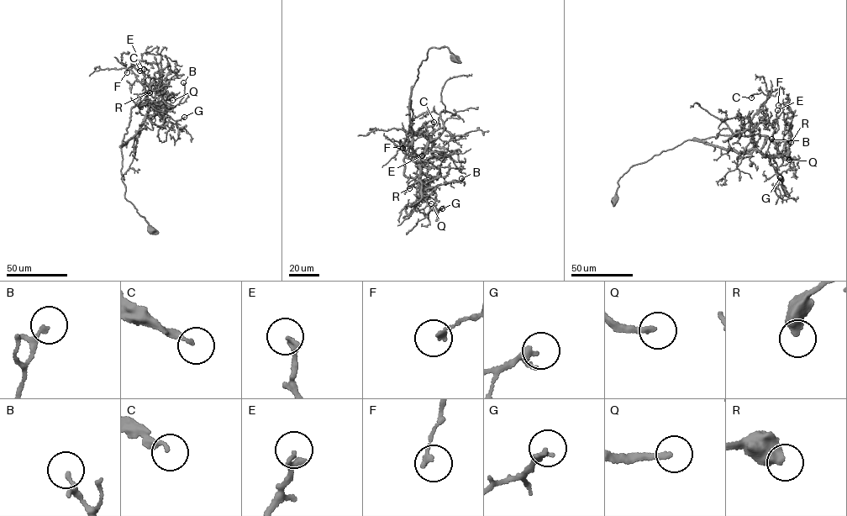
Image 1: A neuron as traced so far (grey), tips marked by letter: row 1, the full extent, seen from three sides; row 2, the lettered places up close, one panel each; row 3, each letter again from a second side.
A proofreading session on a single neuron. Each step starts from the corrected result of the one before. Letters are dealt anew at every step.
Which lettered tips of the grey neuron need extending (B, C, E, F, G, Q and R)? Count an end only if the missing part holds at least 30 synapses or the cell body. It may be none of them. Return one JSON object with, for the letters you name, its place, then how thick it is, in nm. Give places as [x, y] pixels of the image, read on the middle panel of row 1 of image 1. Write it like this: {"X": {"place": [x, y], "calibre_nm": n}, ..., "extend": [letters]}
{"extend": []}

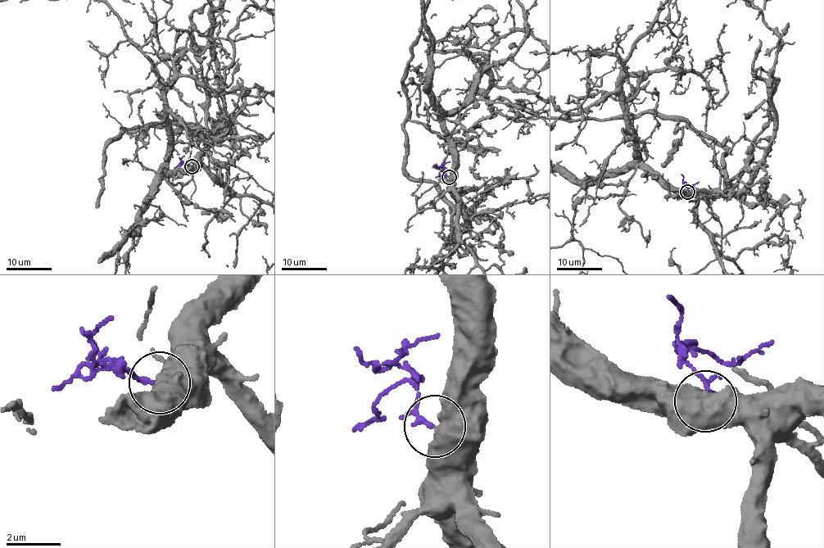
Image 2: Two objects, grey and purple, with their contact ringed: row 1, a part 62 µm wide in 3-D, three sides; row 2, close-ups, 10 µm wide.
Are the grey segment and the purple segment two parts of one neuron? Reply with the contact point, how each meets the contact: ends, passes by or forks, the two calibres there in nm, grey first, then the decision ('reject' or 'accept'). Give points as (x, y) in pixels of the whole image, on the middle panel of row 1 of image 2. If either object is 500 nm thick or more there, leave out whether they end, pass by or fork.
place (449, 177); calibres 750 and 120 nm; reject

